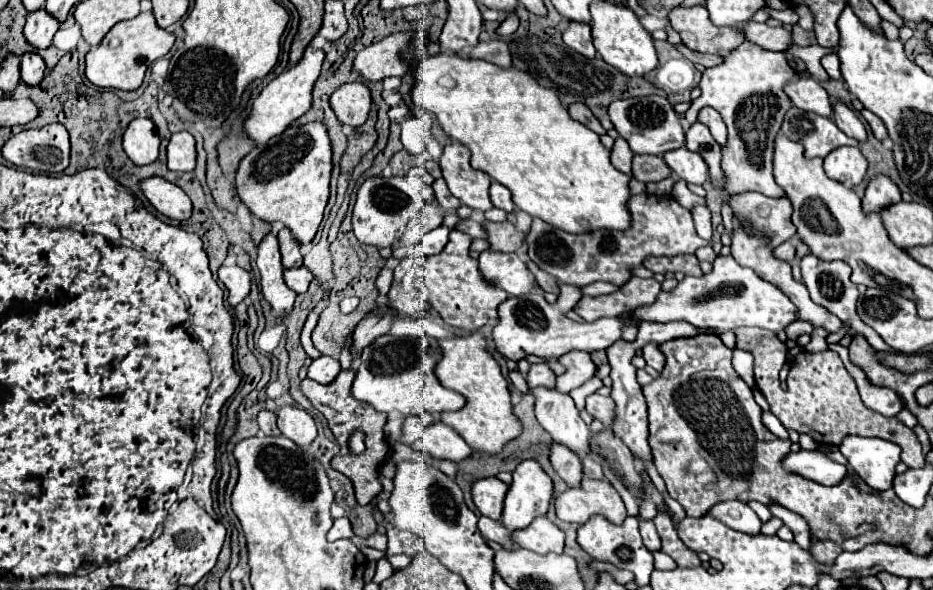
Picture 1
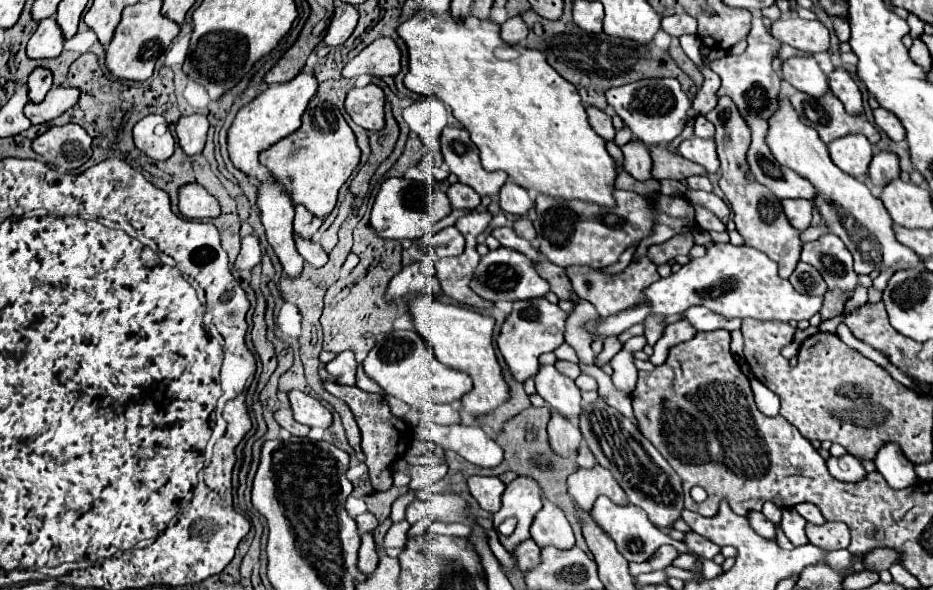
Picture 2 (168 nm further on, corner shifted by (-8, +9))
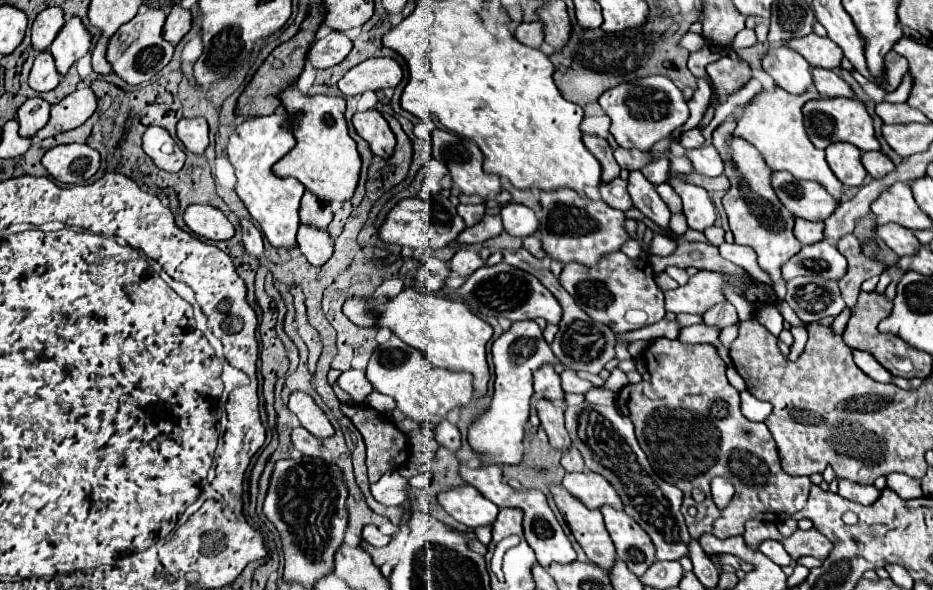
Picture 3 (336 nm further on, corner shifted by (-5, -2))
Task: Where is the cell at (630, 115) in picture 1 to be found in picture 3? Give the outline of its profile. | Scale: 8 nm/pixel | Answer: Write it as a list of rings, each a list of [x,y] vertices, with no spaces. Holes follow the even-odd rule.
[[[648,75],[644,79],[634,79],[632,83],[620,83],[610,91],[602,93],[600,105],[612,119],[610,133],[624,149],[648,151],[656,141],[668,137],[688,119],[684,93],[664,75]]]

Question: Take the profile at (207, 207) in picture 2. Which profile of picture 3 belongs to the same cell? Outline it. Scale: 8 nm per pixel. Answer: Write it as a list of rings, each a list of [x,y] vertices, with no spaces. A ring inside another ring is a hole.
[[[190,205],[184,213],[184,221],[192,233],[210,241],[230,241],[236,233],[226,215],[210,205]]]

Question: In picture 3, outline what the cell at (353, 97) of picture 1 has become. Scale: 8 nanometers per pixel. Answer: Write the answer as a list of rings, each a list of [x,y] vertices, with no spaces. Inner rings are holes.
[[[364,111],[364,113],[356,113],[354,119],[354,129],[356,133],[368,141],[370,149],[374,155],[378,157],[392,157],[392,151],[394,151],[394,145],[396,145],[396,139],[394,139],[394,133],[390,131],[386,119],[378,113],[378,111]]]

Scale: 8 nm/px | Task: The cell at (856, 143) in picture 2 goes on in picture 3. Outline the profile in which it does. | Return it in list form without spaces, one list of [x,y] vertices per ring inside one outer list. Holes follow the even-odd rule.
[[[832,143],[826,147],[828,165],[844,185],[860,187],[864,183],[868,173],[860,157],[862,157],[862,151],[852,143]]]

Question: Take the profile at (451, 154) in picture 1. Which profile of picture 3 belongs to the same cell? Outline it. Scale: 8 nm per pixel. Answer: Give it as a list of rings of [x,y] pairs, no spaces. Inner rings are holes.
[[[434,129],[432,131],[432,137],[430,137],[430,145],[432,145],[432,157],[434,159],[442,159],[446,163],[446,167],[450,169],[450,177],[452,177],[454,185],[458,185],[464,195],[496,197],[502,191],[500,189],[500,177],[482,171],[482,153],[476,147],[476,143],[472,143],[472,139],[454,135],[450,131]]]

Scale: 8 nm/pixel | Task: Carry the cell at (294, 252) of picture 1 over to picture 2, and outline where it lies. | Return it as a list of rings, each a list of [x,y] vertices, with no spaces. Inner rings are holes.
[[[295,206],[295,222],[293,222],[295,236],[303,236],[305,240],[311,240],[321,224],[323,224],[321,218],[311,216],[303,206]]]

